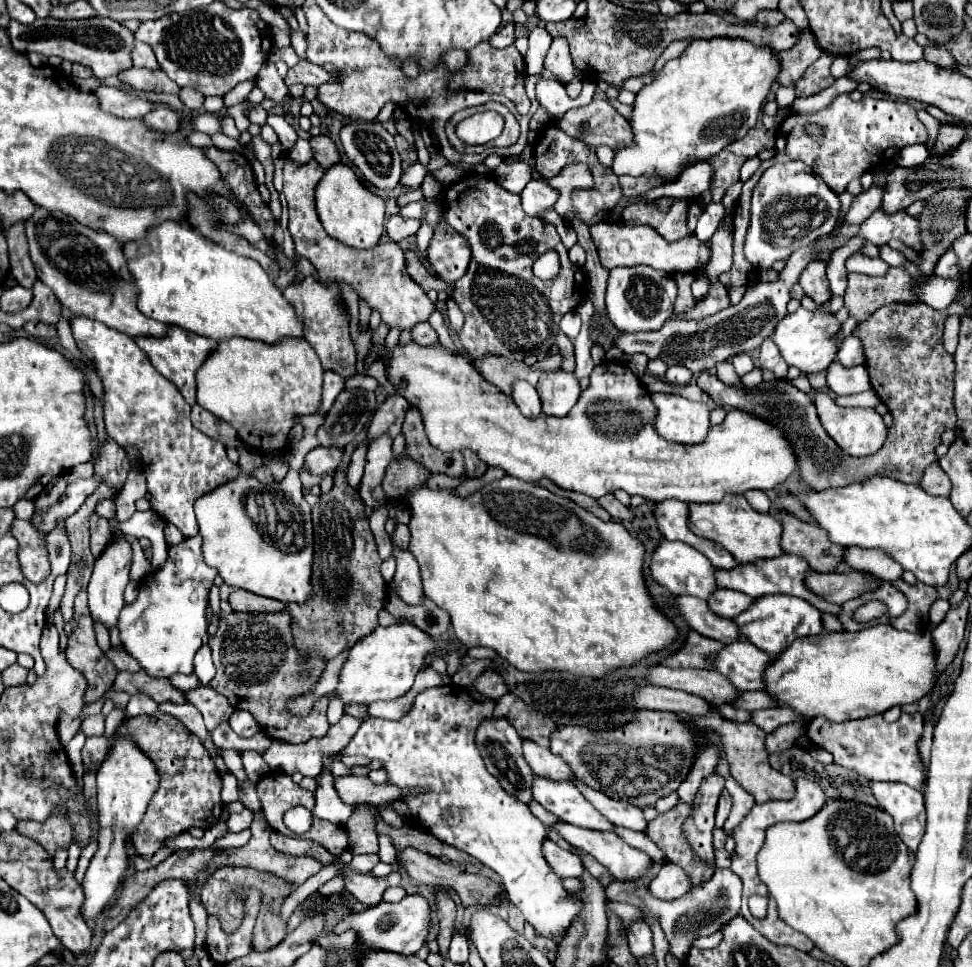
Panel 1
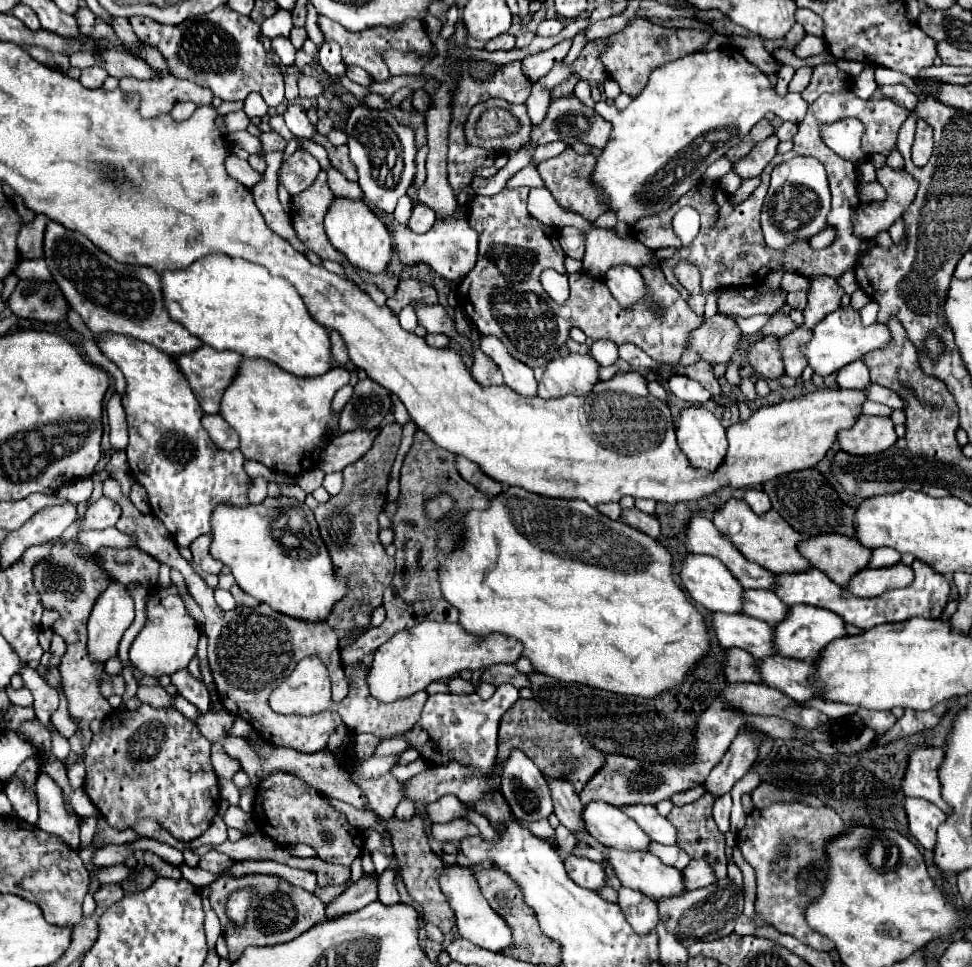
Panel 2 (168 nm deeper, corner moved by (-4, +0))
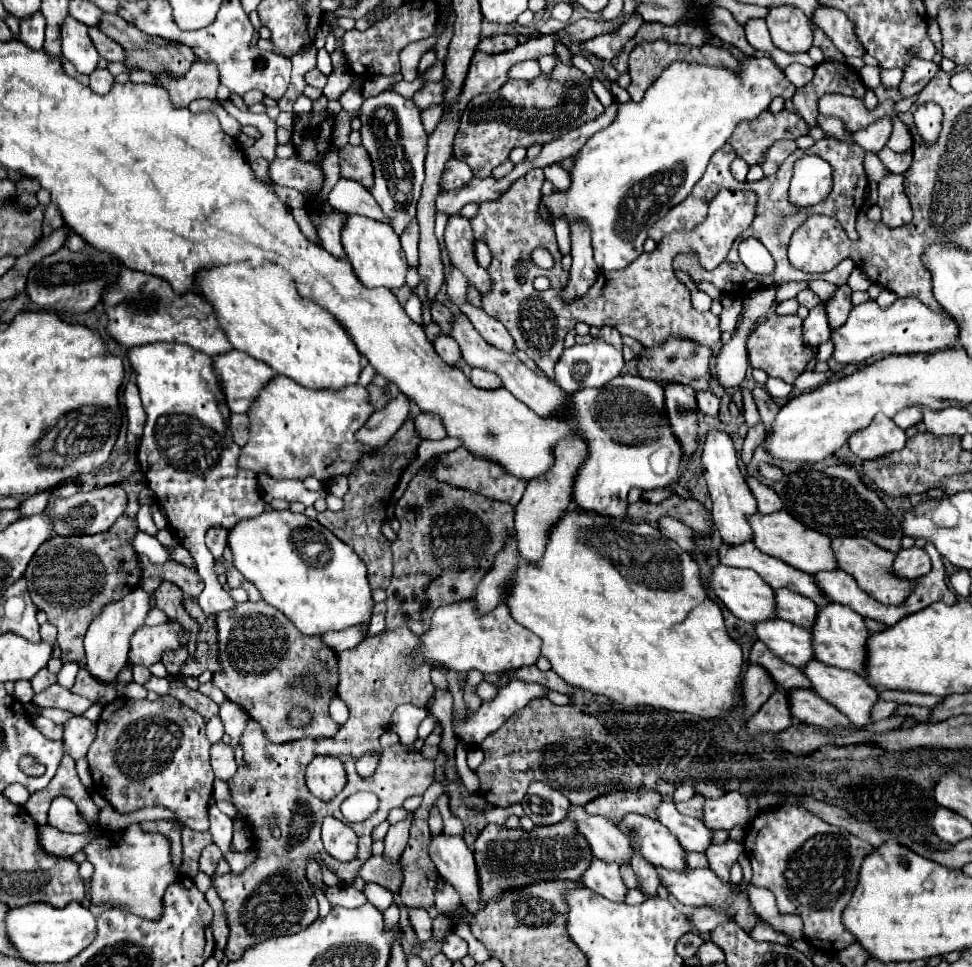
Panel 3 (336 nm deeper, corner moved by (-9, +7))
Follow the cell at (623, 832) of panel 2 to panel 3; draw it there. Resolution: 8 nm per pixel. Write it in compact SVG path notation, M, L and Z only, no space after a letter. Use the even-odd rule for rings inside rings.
M628 814L616 822L620 832L626 832L630 838L632 850L640 852L650 864L664 866L670 870L684 870L684 850L670 830L648 816Z

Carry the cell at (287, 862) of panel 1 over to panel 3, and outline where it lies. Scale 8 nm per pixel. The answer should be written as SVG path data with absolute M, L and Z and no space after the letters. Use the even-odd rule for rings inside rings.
M216 844L206 846L202 850L202 856L200 856L200 870L202 872L214 872L214 868L220 862L220 858L222 858L222 852L220 852L220 848Z

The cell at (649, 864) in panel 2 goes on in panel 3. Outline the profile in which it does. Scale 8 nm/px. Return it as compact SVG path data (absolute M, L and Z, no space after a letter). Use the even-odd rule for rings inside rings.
M656 868L658 876L660 876L660 884L680 902L686 906L716 906L716 908L726 908L728 914L732 914L738 922L740 928L750 930L756 924L756 916L752 914L750 906L748 906L748 894L746 890L740 890L738 894L734 894L734 886L732 884L724 884L722 880L718 880L718 876L708 870L708 868L686 868L684 872L672 872L668 868Z

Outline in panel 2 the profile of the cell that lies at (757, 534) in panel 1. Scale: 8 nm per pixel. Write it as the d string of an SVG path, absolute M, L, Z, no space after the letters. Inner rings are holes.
M729 499L723 509L719 509L713 517L715 527L727 535L743 555L761 567L767 567L769 571L775 571L779 575L783 573L805 573L811 569L811 563L799 553L799 543L803 541L803 535L799 535L793 527L789 527L787 521L783 521L775 511L755 515L751 507L747 507L741 499Z

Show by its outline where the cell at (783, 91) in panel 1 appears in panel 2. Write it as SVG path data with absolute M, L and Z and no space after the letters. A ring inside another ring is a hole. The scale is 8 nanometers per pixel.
M801 67L801 69L797 69L795 77L793 77L791 83L789 83L789 91L793 91L793 93L801 93L801 91L809 85L811 71L813 71L811 67Z

